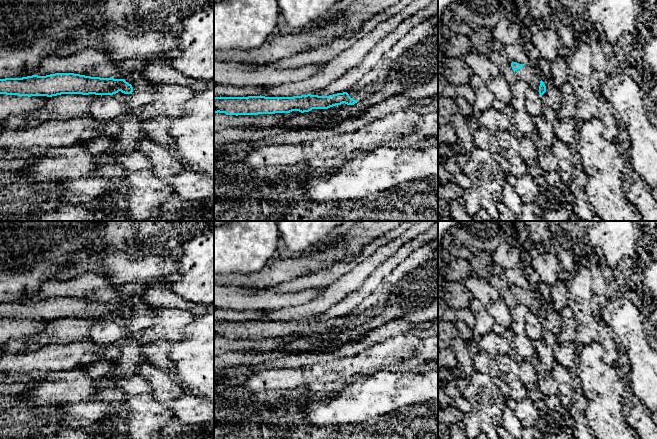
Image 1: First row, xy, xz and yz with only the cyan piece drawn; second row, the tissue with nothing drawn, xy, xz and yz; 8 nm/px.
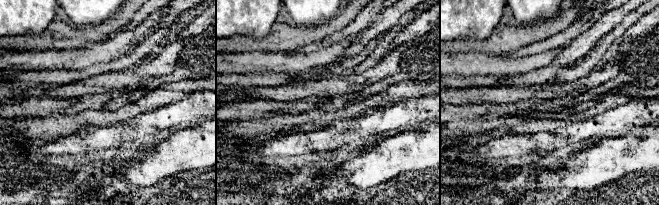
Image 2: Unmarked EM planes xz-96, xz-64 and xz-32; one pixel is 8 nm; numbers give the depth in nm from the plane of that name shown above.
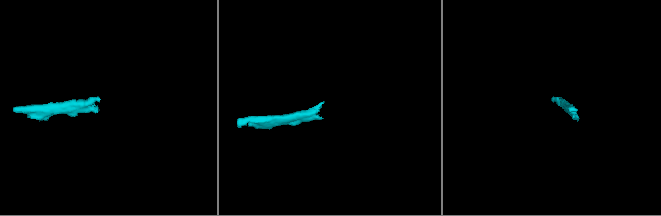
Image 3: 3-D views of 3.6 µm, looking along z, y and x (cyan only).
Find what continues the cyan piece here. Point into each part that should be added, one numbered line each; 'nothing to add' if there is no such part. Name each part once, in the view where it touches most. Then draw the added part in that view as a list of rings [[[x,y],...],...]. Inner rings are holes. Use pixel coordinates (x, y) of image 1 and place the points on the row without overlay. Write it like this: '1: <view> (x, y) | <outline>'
1: yz (530, 298) | [[[525,288],[521,293],[514,296],[517,303],[523,304],[535,316],[539,317],[542,299],[539,293],[531,288]]]

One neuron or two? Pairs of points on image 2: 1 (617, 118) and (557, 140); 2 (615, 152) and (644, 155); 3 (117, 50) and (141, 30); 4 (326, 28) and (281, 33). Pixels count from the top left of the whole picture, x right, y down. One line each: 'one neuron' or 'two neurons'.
1: one neuron
2: one neuron
3: one neuron
4: one neuron

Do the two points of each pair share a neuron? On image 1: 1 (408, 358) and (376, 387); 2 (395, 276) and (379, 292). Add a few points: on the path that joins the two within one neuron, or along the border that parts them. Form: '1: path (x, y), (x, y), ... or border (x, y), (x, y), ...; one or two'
1: border (400, 370), (378, 371), (371, 376); two
2: path (391, 280), (383, 288); one

